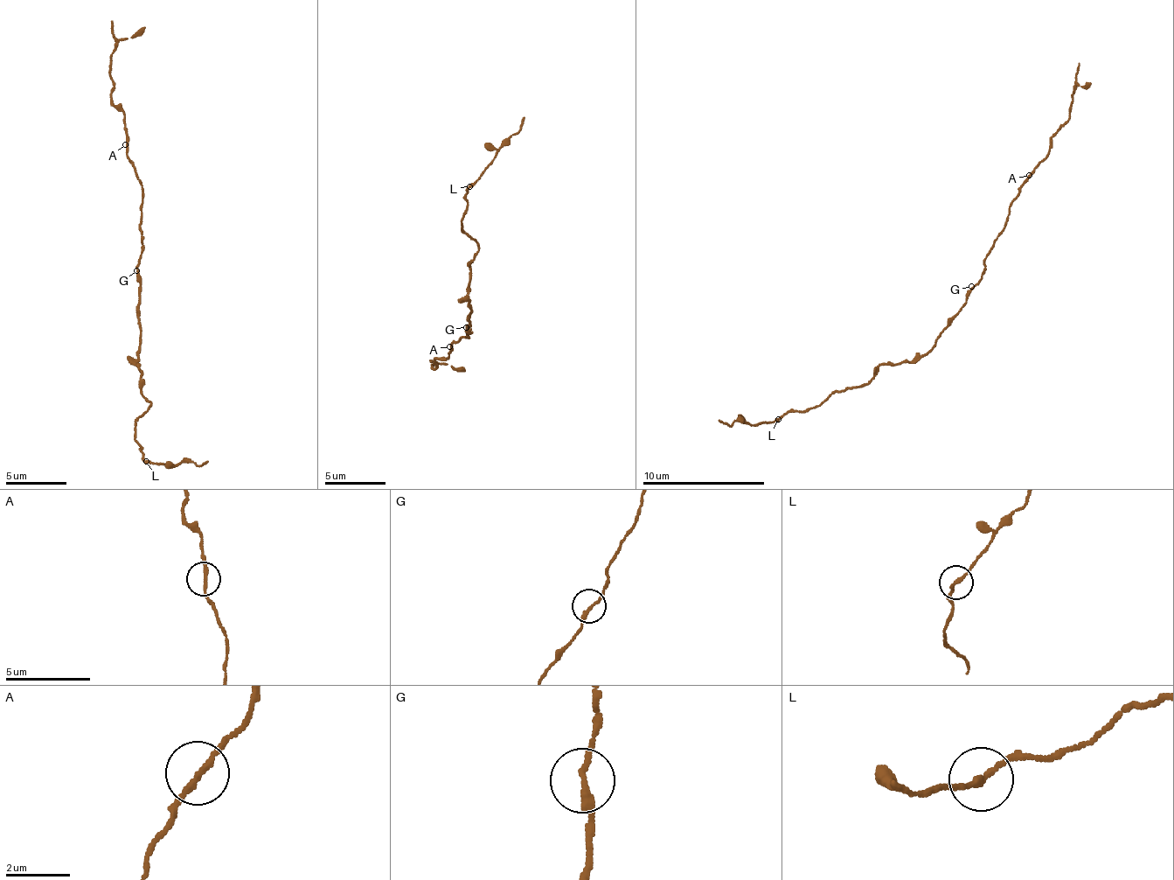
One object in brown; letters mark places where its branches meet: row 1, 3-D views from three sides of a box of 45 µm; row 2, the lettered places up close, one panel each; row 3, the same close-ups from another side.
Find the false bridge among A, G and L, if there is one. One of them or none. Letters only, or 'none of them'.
L

